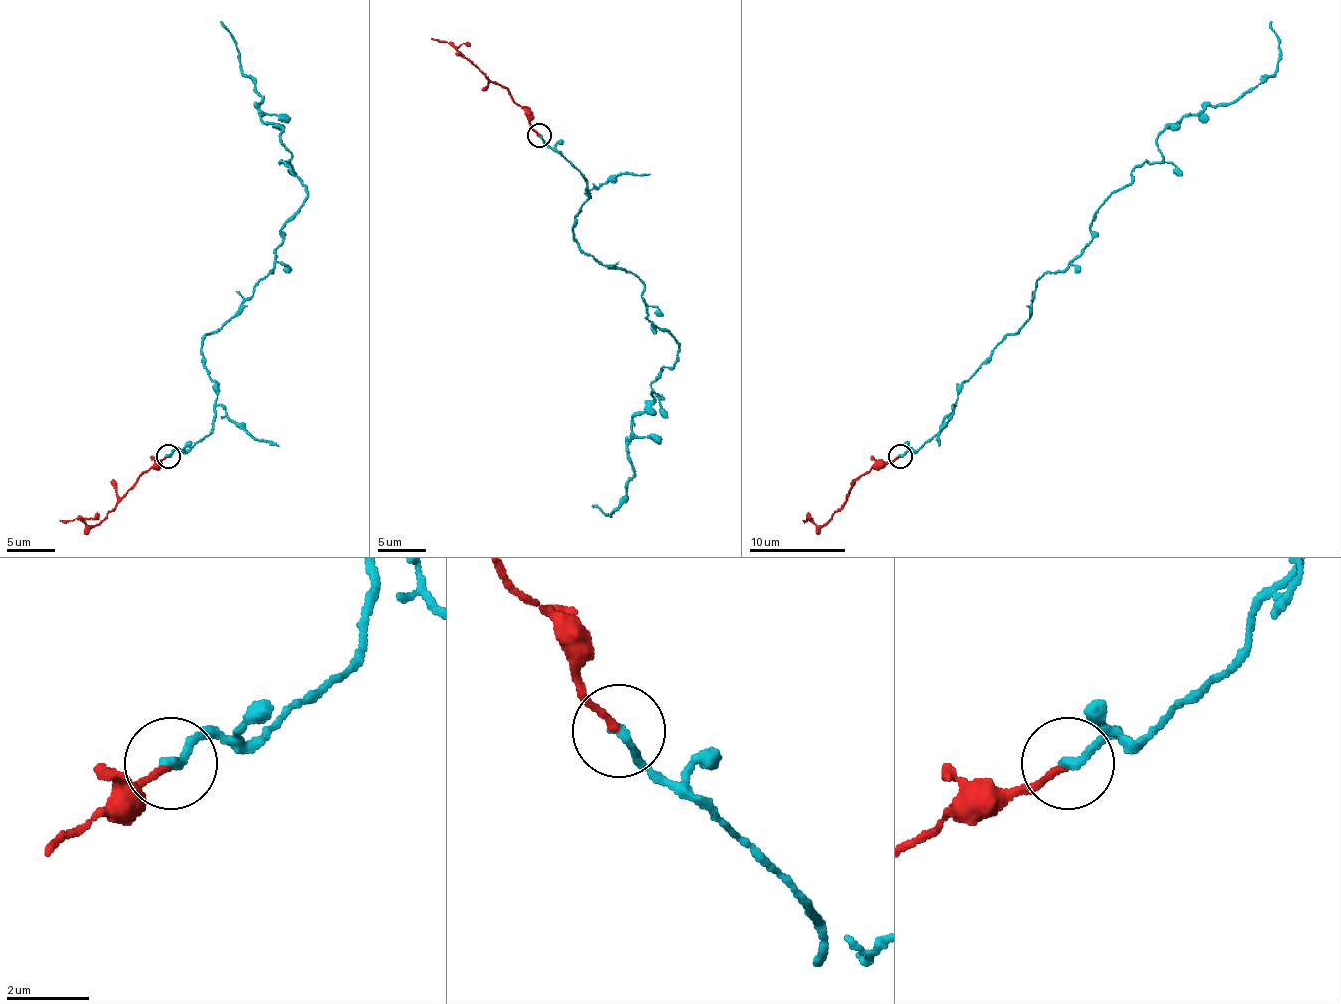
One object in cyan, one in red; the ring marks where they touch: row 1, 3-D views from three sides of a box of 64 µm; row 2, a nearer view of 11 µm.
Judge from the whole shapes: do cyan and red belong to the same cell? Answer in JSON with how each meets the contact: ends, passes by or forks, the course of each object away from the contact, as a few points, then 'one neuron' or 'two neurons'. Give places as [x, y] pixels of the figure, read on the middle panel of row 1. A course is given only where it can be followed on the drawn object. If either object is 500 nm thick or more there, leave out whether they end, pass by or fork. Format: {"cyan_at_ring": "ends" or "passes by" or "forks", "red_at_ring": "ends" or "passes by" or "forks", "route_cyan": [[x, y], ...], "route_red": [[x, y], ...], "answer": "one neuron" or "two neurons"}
{"cyan_at_ring": "ends", "red_at_ring": "ends", "route_cyan": [[540, 135], [583, 176], [573, 238], [643, 283], [679, 346], [631, 420], [626, 497], [593, 504]], "route_red": [[540, 135], [530, 125], [530, 116], [504, 87], [492, 82], [446, 41], [432, 39]], "answer": "two neurons"}

